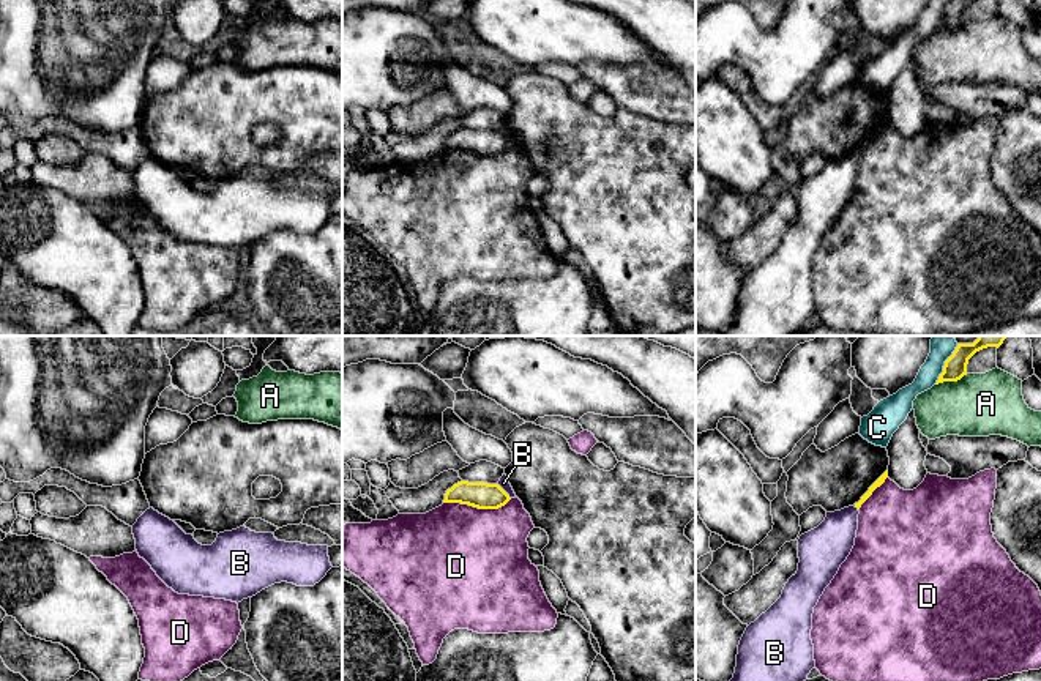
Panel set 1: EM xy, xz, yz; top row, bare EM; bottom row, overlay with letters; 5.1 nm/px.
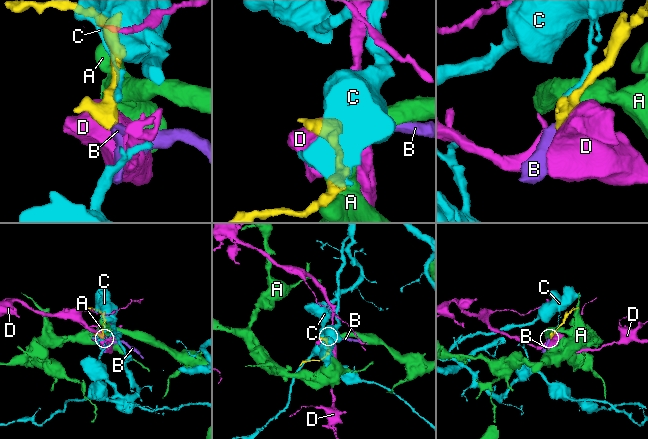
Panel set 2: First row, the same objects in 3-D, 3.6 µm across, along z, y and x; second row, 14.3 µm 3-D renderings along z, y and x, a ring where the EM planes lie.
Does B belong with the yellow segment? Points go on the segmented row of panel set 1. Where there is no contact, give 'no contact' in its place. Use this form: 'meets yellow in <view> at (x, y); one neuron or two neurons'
meets yellow in xz at (503, 491); two neurons

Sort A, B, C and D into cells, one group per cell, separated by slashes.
A / B / C / D

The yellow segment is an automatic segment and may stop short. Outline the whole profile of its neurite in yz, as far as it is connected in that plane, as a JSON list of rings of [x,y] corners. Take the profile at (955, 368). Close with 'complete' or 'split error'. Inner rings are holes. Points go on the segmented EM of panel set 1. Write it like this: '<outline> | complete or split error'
[[[978,336],[973,344],[957,344],[953,355],[945,361],[943,372],[935,385],[943,381],[957,381],[967,375],[968,359],[987,347],[1000,347],[1008,336]]] | complete

